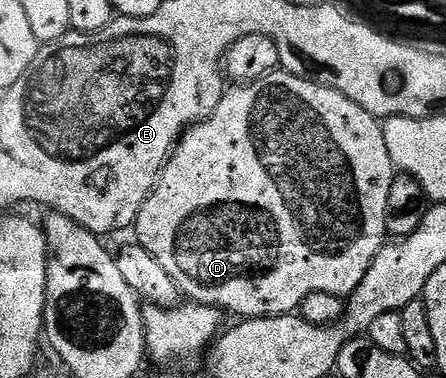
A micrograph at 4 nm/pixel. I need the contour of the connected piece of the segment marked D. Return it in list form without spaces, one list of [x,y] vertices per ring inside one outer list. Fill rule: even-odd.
[[[280,68],[272,70],[269,74],[264,74],[259,80],[242,82],[234,85],[232,88],[234,90],[227,91],[228,89],[226,89],[220,95],[222,98],[217,102],[217,111],[210,118],[209,115],[202,117],[197,125],[190,126],[182,134],[181,141],[174,147],[173,153],[169,155],[168,162],[165,163],[165,169],[161,177],[157,180],[157,186],[147,196],[147,200],[139,212],[135,223],[135,231],[137,230],[137,236],[135,236],[136,241],[163,266],[164,271],[171,276],[171,279],[178,286],[180,293],[186,299],[194,302],[202,302],[205,306],[216,306],[218,310],[224,312],[226,315],[238,314],[236,317],[241,320],[248,320],[250,318],[280,318],[283,314],[293,314],[294,312],[300,311],[303,300],[307,300],[307,296],[311,296],[311,292],[331,292],[331,296],[348,299],[349,295],[357,291],[359,284],[363,280],[363,276],[367,276],[367,268],[371,268],[375,256],[387,242],[387,231],[385,228],[385,221],[387,220],[387,196],[391,192],[391,184],[395,177],[395,171],[393,161],[391,160],[391,152],[387,152],[387,140],[383,140],[382,123],[371,112],[359,108],[359,104],[355,104],[355,100],[347,100],[347,96],[343,96],[343,92],[339,92],[330,86],[321,86],[317,82],[312,82],[309,78],[291,76],[286,70]]]

